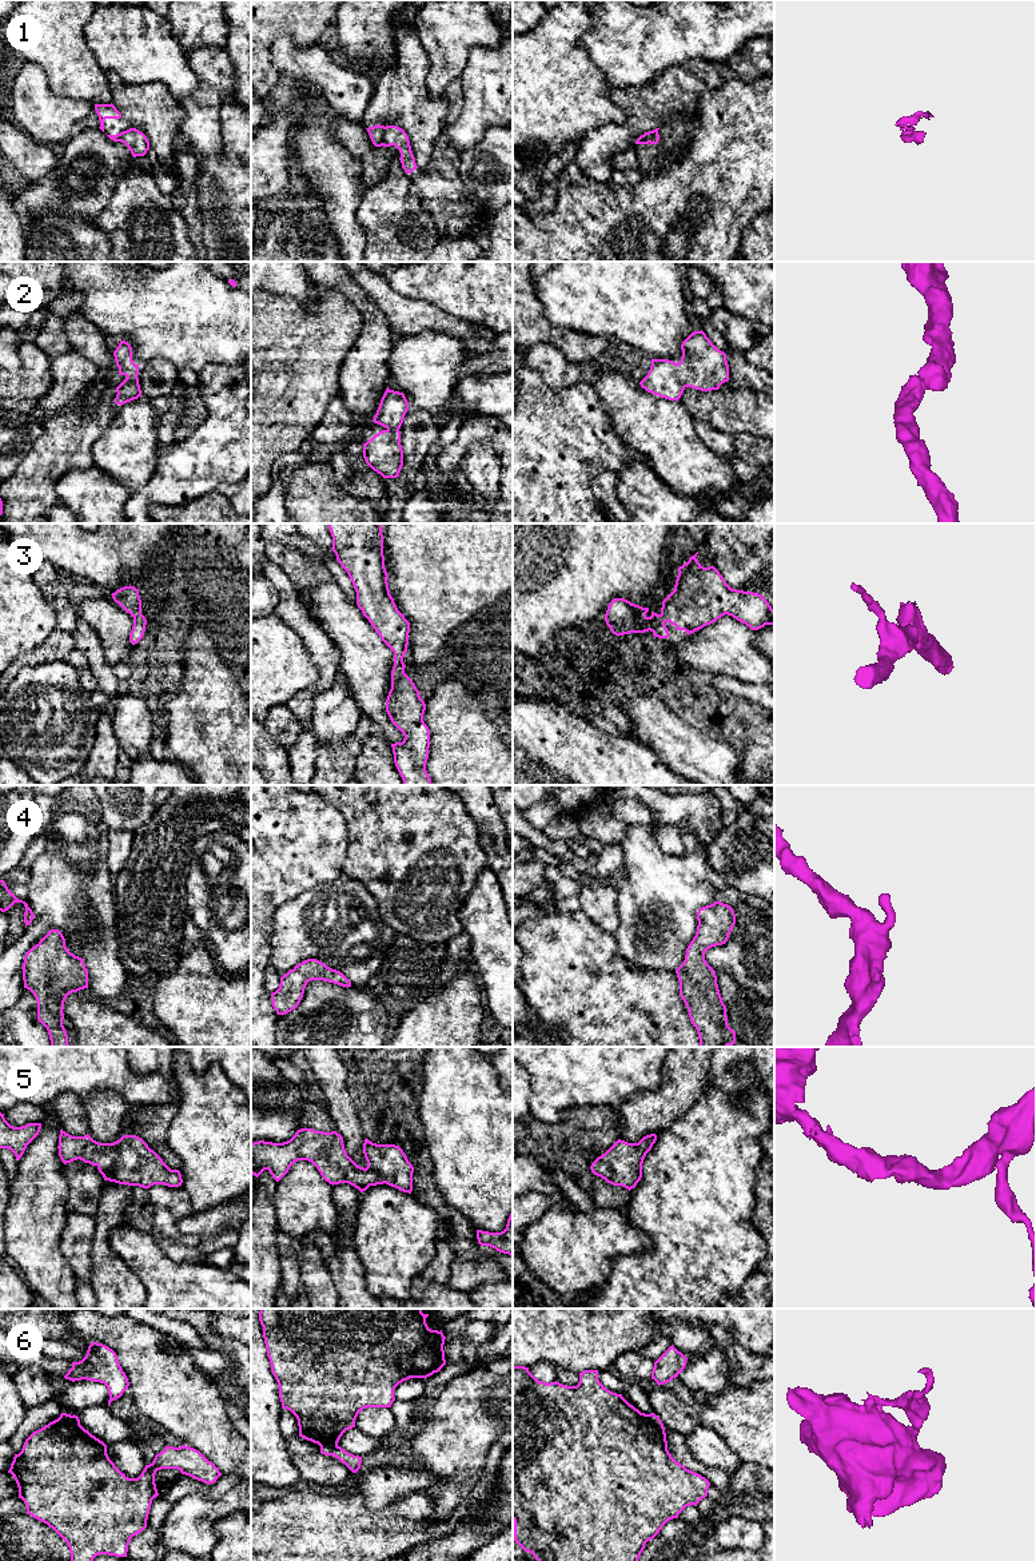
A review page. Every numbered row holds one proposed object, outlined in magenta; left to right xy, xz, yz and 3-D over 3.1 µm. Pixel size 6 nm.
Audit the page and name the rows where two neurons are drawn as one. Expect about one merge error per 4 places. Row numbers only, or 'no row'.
1, 6

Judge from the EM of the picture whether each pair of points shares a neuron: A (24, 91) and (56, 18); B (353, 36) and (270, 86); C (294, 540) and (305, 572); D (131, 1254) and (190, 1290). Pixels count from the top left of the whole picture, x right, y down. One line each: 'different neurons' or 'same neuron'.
A: different neurons
B: different neurons
C: different neurons
D: same neuron

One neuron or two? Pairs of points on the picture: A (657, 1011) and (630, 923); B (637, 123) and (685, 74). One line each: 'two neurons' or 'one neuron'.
A: two neurons
B: one neuron

